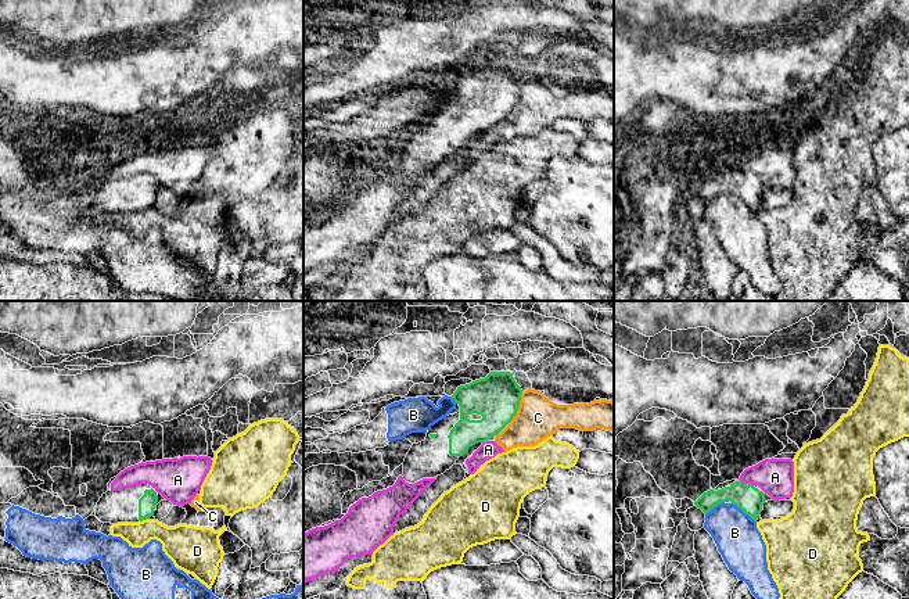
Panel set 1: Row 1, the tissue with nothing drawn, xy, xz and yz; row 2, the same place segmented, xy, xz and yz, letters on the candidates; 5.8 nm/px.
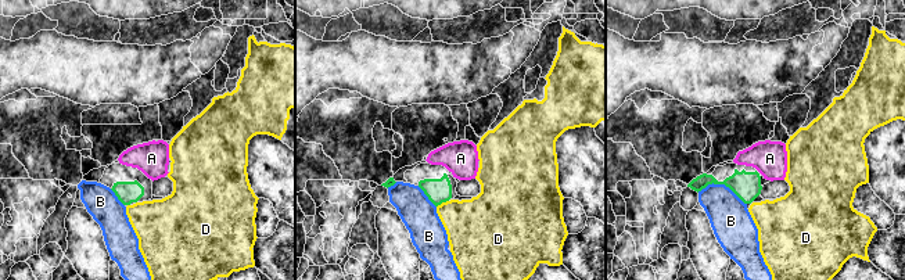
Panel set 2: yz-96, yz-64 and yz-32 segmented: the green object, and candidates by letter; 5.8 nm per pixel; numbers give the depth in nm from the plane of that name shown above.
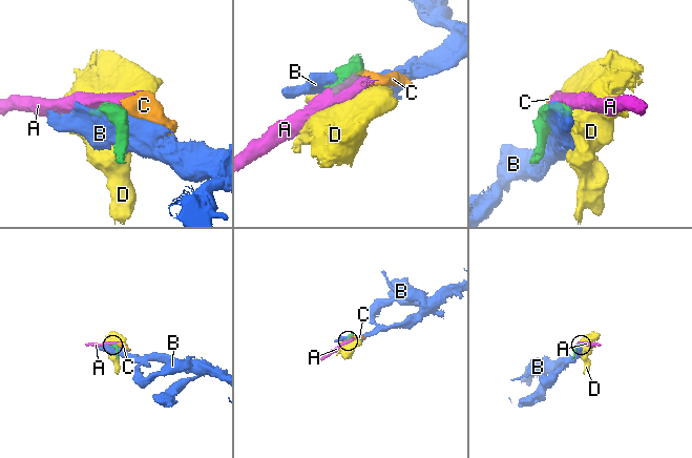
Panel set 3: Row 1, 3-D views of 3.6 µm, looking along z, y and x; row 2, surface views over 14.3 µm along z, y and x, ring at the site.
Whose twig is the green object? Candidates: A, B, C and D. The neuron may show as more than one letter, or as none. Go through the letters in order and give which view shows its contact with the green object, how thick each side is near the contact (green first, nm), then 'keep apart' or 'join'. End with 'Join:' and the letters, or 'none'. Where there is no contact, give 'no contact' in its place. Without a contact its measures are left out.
A: contact in yz; calibres 160 and 220 nm; keep apart
B: contact in yz; calibres 160 and 260 nm; keep apart
C: contact in xz; calibres 280 and 240 nm; keep apart
D: contact in xy; calibres 100 and 200 nm; keep apart
Join: none

